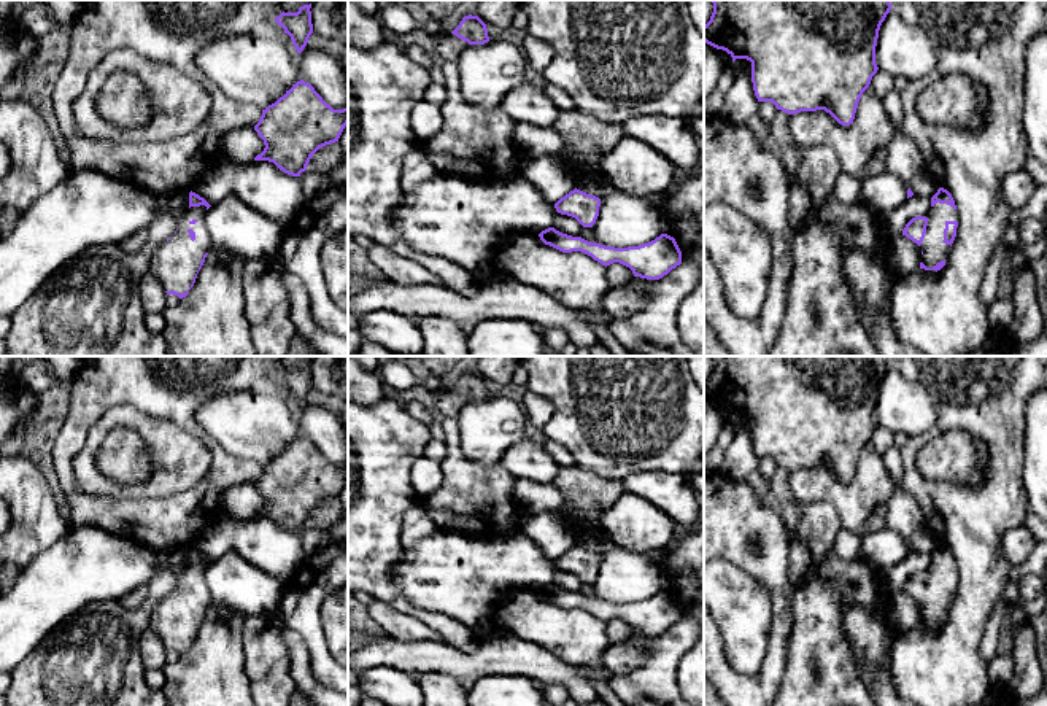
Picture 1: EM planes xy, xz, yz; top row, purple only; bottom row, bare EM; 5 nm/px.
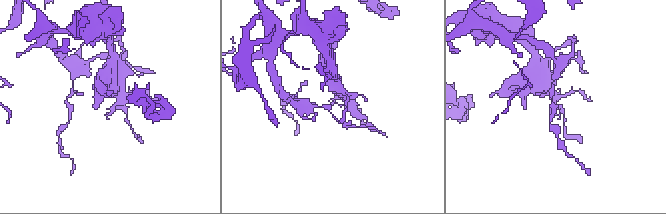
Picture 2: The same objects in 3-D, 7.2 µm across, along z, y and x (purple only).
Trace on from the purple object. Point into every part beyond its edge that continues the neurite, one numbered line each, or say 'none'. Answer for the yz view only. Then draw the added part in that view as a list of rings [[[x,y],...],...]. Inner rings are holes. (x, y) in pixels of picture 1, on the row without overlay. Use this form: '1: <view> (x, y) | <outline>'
1: yz (934, 606) | [[[934,560],[926,571],[928,582],[925,595],[920,601],[921,619],[933,625],[937,619],[947,614],[950,601],[944,599],[944,585],[947,577],[958,577],[958,569],[953,563],[947,560]]]

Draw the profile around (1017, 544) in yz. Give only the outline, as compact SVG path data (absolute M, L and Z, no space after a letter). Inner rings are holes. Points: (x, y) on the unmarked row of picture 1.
M1020 525L1004 533L1001 552L1010 568L1023 564L1036 547L1037 541L1033 533Z

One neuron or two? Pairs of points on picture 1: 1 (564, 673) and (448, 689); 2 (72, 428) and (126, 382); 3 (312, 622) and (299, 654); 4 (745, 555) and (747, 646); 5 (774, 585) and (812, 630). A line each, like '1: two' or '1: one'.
1: two
2: one
3: two
4: two
5: two

